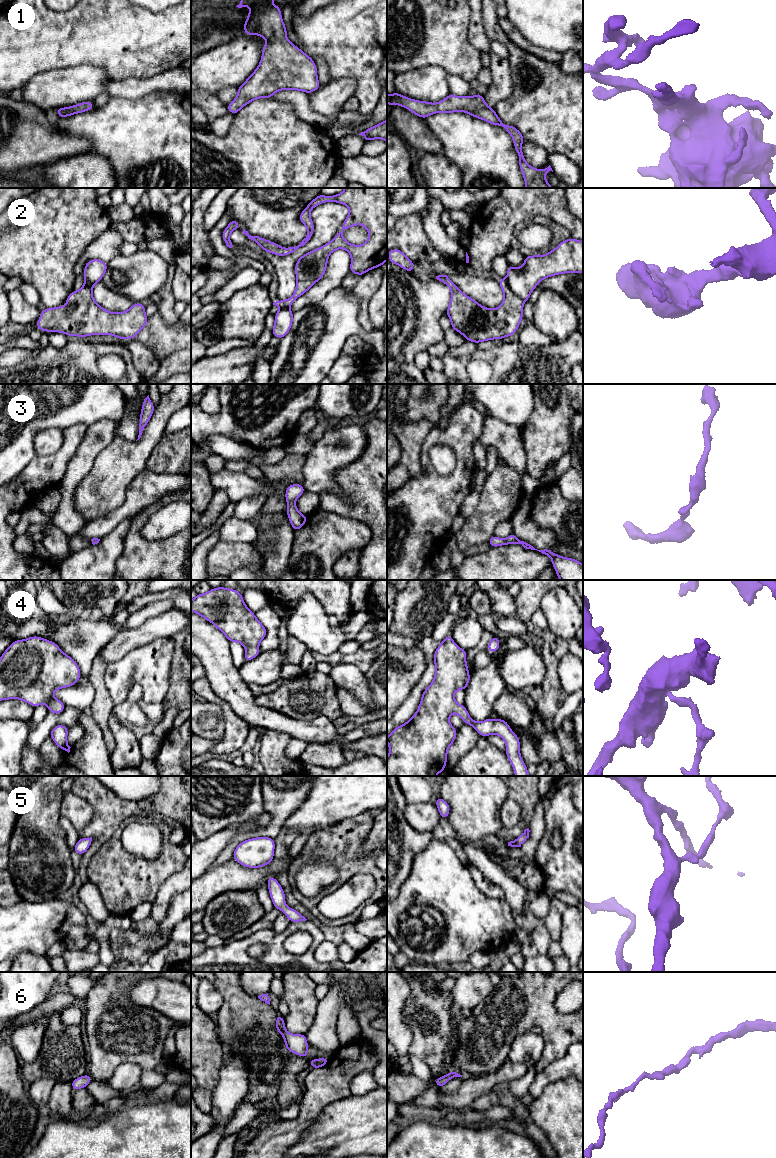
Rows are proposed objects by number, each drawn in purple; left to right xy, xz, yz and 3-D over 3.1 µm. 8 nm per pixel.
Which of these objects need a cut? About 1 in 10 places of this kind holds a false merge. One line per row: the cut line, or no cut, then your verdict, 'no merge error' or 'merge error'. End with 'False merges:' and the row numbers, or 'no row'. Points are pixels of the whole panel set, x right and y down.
1: no cut | no merge error
2: yz (505, 280), (509, 288), (524, 300) | merge error
3: no cut | no merge error
4: no cut | no merge error
5: no cut | no merge error
6: no cut | no merge error
False merges: 2

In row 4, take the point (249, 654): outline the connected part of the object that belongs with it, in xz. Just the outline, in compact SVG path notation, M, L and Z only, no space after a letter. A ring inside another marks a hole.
M212 588L203 594L196 594L191 601L191 611L211 622L230 642L241 643L245 649L244 661L250 661L259 655L259 644L267 634L266 628L246 606L242 593L235 589Z

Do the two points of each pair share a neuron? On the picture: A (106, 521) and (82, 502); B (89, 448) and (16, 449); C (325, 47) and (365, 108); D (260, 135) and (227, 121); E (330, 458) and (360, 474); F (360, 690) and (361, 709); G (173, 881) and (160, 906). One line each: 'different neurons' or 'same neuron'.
A: different neurons
B: different neurons
C: same neuron
D: different neurons
E: different neurons
F: different neurons
G: same neuron

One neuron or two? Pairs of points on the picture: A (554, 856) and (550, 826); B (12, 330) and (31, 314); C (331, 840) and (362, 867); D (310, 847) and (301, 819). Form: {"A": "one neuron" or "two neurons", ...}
{"A": "one neuron", "B": "two neurons", "C": "one neuron", "D": "two neurons"}

